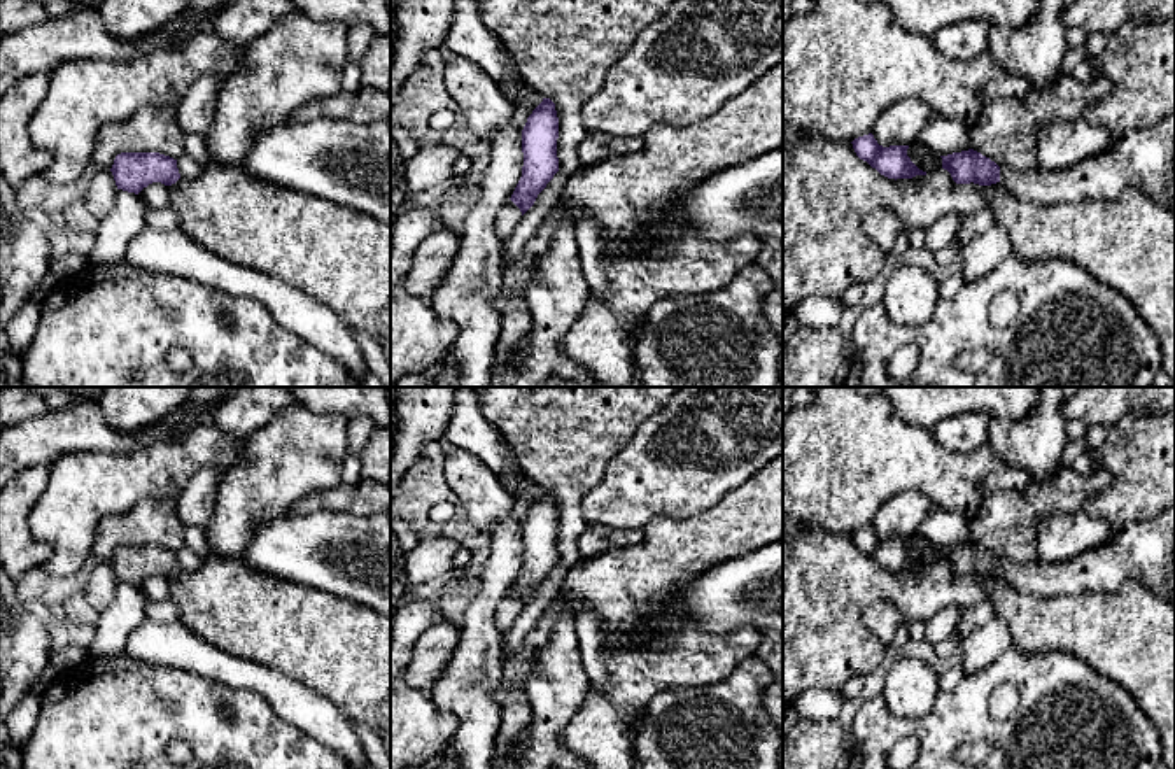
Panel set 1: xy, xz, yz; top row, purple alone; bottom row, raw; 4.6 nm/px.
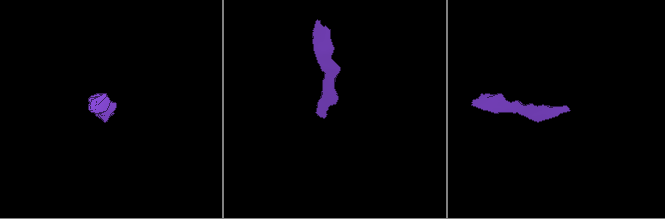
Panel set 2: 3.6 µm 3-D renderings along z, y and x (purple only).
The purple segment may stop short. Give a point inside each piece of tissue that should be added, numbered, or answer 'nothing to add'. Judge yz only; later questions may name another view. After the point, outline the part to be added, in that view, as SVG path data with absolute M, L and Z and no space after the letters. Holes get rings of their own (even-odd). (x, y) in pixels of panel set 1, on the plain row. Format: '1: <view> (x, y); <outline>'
1: yz (1144, 550); M1175 504L1061 564L1002 559L1000 575L1017 590L1042 597L1117 592L1124 582L1140 580L1157 597L1175 603Z

